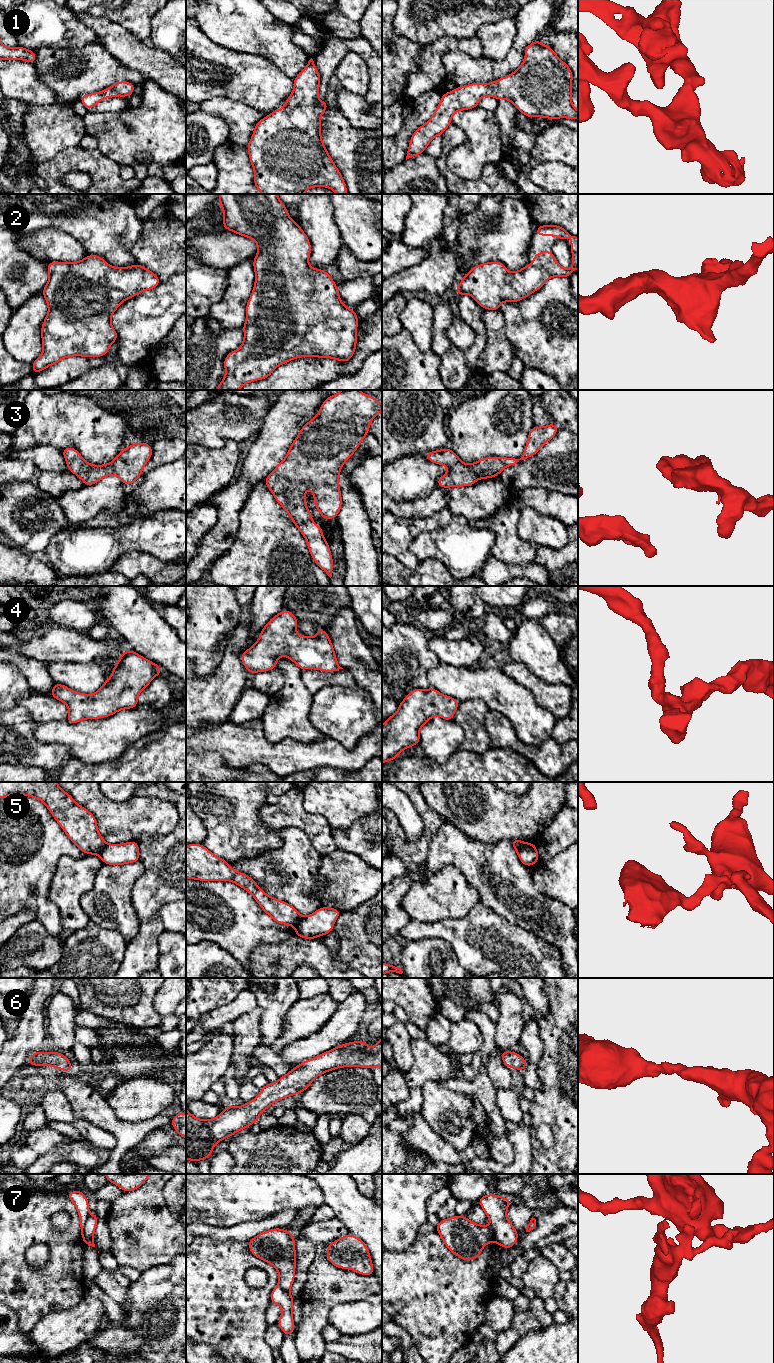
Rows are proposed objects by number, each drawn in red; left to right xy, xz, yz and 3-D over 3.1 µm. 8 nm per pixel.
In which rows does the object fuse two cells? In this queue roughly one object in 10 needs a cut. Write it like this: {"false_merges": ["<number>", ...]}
{"false_merges": ["5", "7"]}

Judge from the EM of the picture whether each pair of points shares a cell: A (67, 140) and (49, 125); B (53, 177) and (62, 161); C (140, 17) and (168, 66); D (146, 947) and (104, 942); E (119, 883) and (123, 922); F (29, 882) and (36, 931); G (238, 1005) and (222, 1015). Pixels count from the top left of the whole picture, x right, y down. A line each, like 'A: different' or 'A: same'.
A: same
B: same
C: different
D: different
E: same
F: different
G: same

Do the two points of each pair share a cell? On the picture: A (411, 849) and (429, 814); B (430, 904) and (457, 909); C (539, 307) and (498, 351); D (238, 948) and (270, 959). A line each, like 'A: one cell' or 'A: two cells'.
A: one cell
B: one cell
C: two cells
D: two cells

